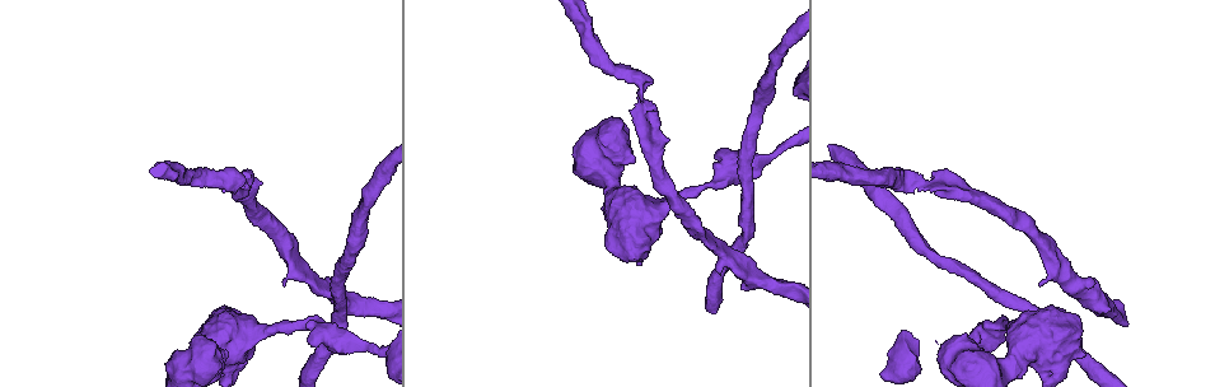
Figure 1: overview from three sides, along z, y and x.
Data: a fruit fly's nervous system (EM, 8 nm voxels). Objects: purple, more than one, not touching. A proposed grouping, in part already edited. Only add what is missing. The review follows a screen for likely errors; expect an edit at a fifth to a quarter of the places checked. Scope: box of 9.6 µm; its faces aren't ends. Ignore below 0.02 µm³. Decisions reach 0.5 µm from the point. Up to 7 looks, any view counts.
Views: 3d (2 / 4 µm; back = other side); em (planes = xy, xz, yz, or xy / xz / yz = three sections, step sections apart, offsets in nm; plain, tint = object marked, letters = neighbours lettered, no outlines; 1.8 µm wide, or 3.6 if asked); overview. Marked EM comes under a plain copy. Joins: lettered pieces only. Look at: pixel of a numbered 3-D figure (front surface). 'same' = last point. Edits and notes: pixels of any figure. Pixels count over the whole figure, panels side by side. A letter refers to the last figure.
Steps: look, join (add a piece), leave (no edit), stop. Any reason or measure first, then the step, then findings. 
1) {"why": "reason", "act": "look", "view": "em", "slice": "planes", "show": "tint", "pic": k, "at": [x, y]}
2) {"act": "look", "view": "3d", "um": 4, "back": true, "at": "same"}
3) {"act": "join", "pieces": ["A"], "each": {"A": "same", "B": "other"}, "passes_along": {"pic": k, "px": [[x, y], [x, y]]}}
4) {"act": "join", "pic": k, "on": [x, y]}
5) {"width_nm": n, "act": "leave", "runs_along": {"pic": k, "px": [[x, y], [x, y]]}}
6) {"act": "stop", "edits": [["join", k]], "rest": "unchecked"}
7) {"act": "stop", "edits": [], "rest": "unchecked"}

{"why": "sharp bend", "act": "look", "view": "em", "slice": "planes", "show": "letters", "pic": 1, "at": [996, 331]}

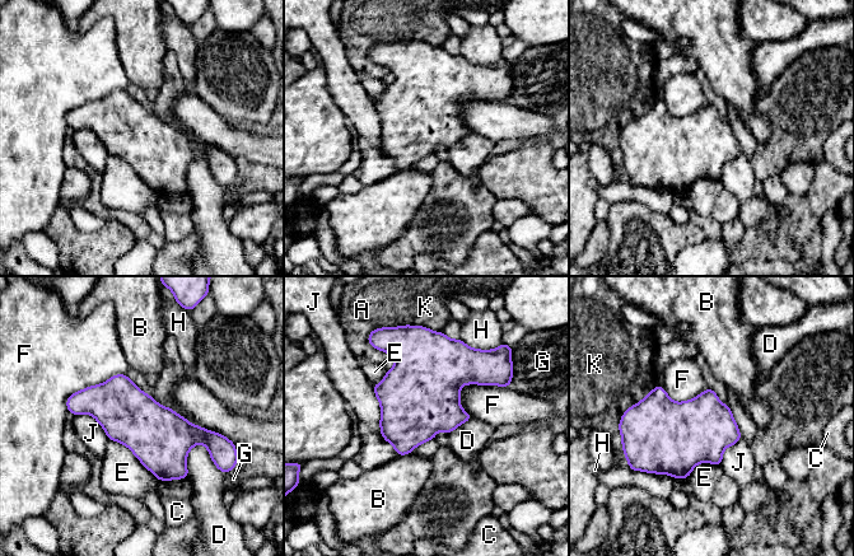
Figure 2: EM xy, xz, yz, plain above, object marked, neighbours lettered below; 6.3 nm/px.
{"act": "leave", "each": {"A": "other", "B": "other", "C": "other", "D": "other", "E": "other", "F": "other", "G": "other", "H": "other", "J": "other", "K": "other"}, "border": {"pic": 2, "px": [[201, 443], [187, 454], [187, 477]]}, "found": "none of them fits"}

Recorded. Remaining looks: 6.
{"act": "look", "view": "em", "slice": "planes", "show": "tint", "pic": 1, "at": [284, 286]}

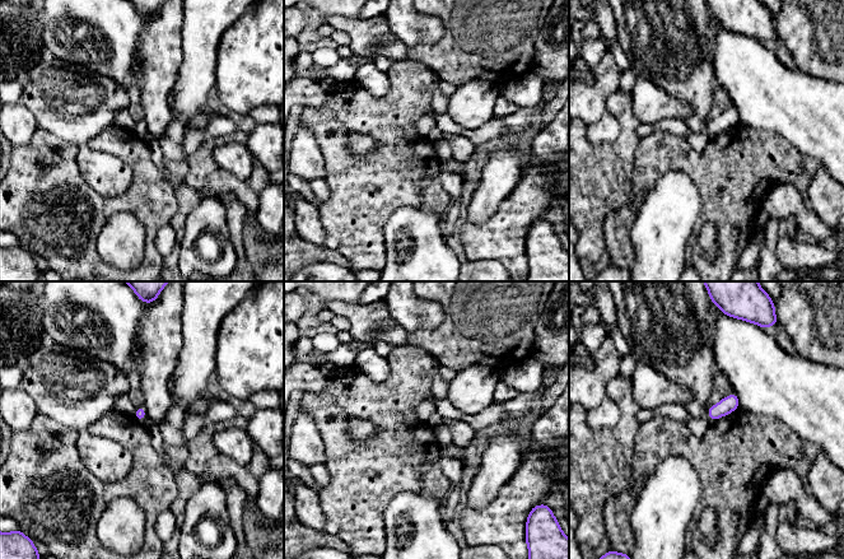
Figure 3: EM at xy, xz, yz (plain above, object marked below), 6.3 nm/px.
{"act": "look", "view": "em", "slice": "planes", "show": "letters", "at": "same"}

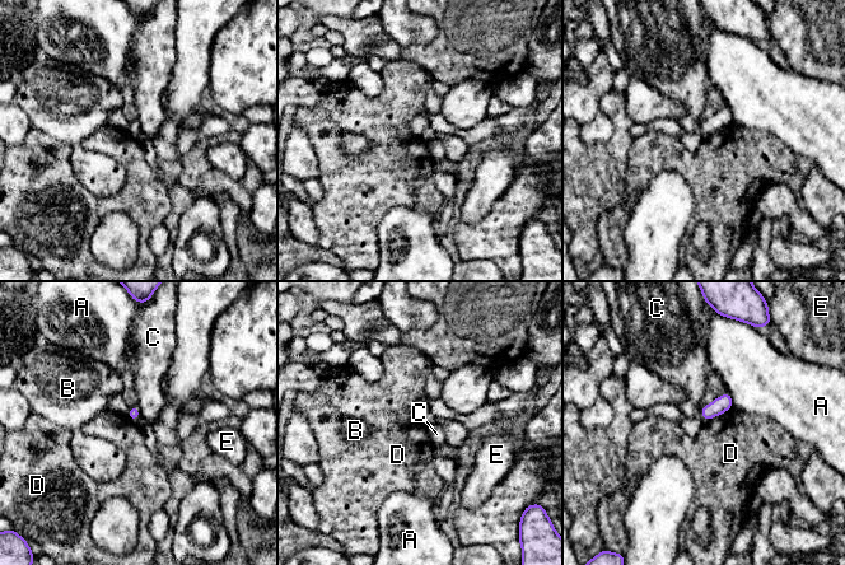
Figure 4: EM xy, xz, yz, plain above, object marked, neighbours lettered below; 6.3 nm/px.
{"act": "leave", "each": {"A": "other", "B": "other", "C": "other", "D": "other", "E": "other"}, "border": {"pic": 4, "px": [[731, 406], [705, 421]]}, "found": "none of them fits"}

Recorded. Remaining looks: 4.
{"why": "thick turns thin", "act": "look", "view": "3d", "um": 4, "pic": 1, "at": [221, 347]}

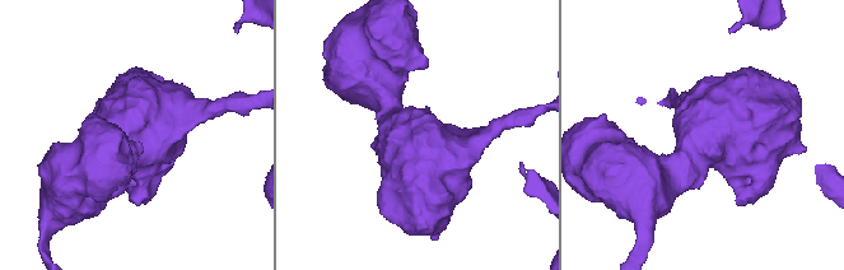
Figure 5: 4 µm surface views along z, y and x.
{"why": "need the tissue", "act": "look", "view": "em", "um": 3.6, "slice": "xz", "step": 16, "show": "tint", "pic": 5, "at": [712, 131]}

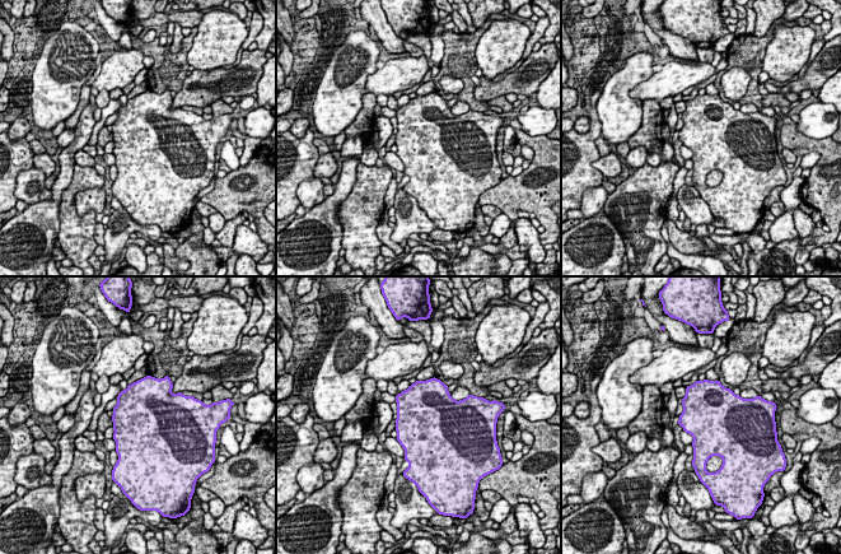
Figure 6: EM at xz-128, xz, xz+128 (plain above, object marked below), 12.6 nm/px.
{"act": "look", "view": "em", "um": 3.6, "slice": "planes", "show": "letters", "at": "same"}

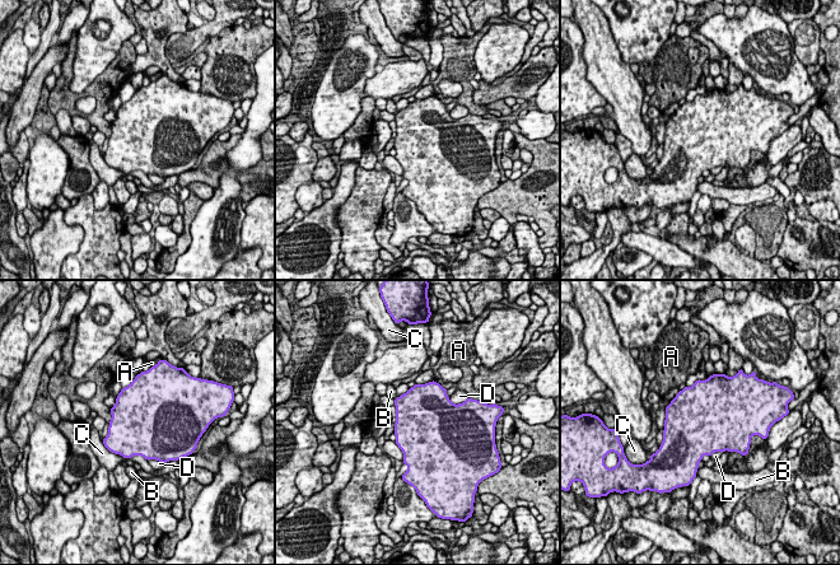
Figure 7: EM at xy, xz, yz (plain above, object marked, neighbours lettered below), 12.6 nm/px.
{"longest_contact_nm": ["C", 400], "act": "leave", "each": {"A": "other", "B": "other", "C": "other", "D": "other"}, "border": {"pic": 7, "px": [[111, 412], [108, 421]]}, "found": "none of them fits"}

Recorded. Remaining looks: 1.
{"act": "stop", "edits": [], "rest": "unchecked"}

